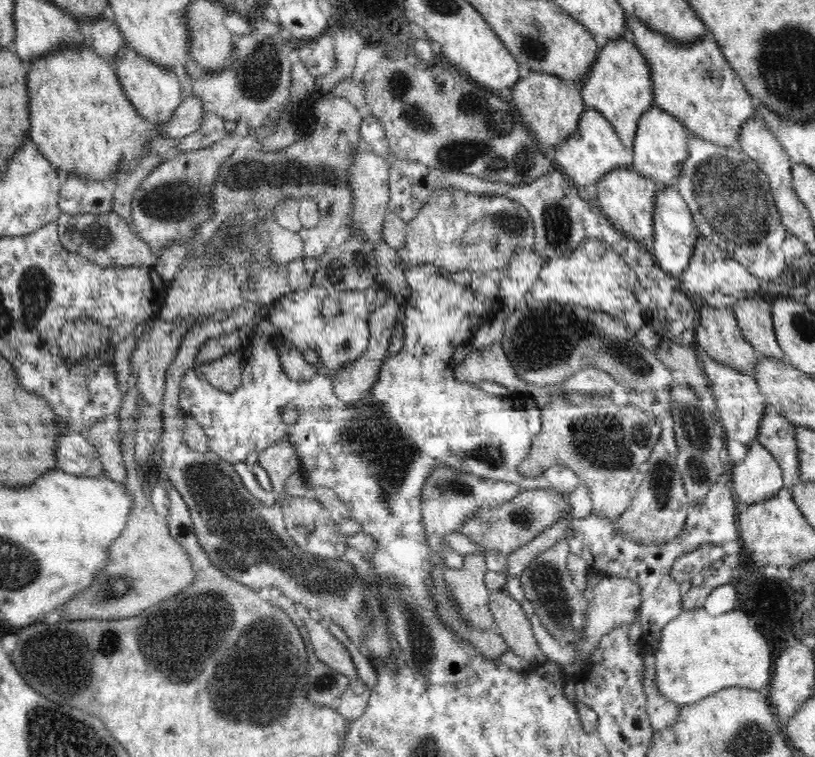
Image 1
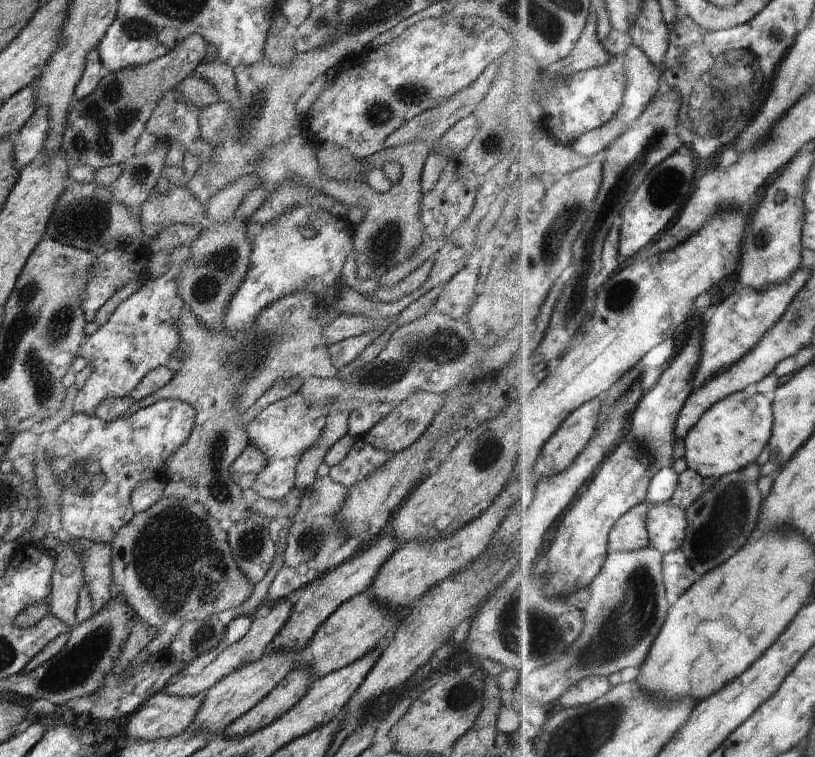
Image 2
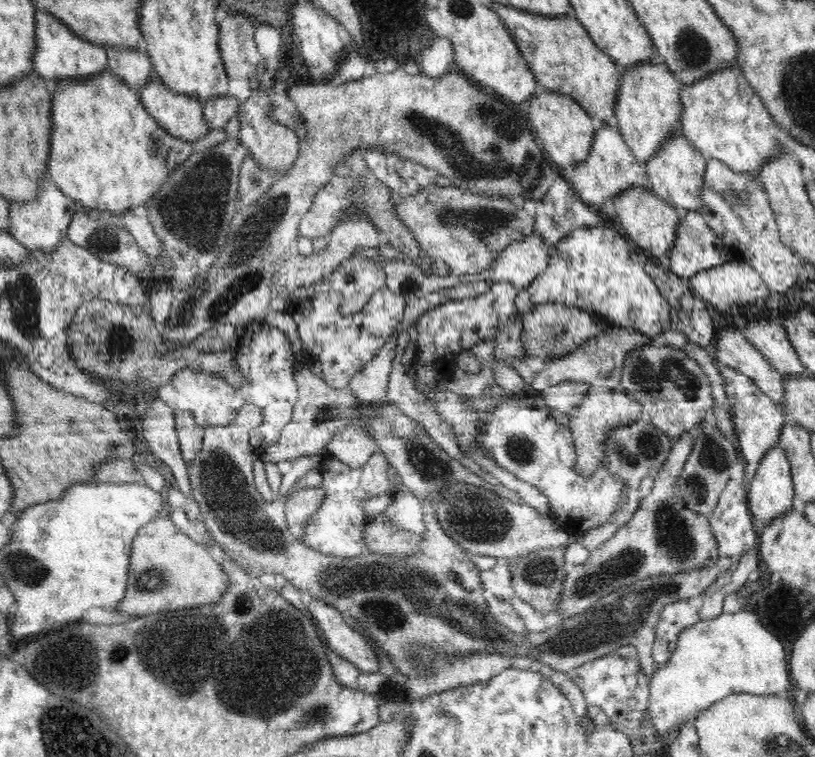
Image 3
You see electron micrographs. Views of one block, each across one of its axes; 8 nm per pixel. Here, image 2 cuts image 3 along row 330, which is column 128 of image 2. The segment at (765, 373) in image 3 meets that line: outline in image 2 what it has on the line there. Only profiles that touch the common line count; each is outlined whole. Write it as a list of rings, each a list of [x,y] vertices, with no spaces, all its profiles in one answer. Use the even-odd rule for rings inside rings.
[[[157,692],[131,714],[126,738],[162,740],[178,736],[192,724],[203,700],[204,694],[179,697]]]

